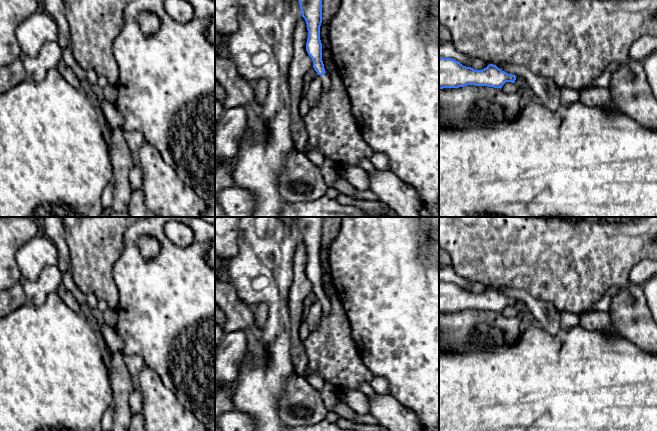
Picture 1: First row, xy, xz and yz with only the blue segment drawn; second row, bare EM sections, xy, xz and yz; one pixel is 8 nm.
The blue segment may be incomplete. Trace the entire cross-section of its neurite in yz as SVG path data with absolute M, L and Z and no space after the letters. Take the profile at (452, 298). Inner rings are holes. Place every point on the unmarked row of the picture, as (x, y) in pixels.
M439 281L439 313L459 312L466 309L501 313L506 306L515 307L516 301L493 288L489 288L482 294L474 294L454 283Z

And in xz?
M299 217L299 229L308 254L306 275L313 285L313 292L322 304L323 315L330 311L330 302L326 298L322 285L322 267L320 250L322 247L322 224L324 217Z

